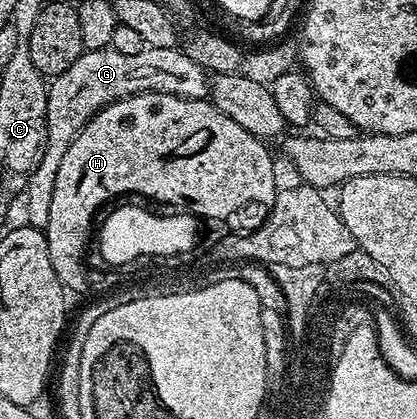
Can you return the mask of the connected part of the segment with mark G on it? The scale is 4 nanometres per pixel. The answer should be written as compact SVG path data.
M146 47L139 55L123 55L122 52L113 48L86 49L57 77L48 82L49 94L47 95L47 115L45 116L45 147L37 158L35 171L31 171L23 185L25 193L25 217L28 224L37 229L44 229L47 223L47 215L51 215L51 194L55 191L55 175L59 175L59 163L63 163L63 155L67 155L67 147L83 131L83 127L95 116L100 109L115 103L119 99L134 97L140 93L166 93L192 101L204 101L209 96L210 74L195 59L191 59L180 48L174 47Z

